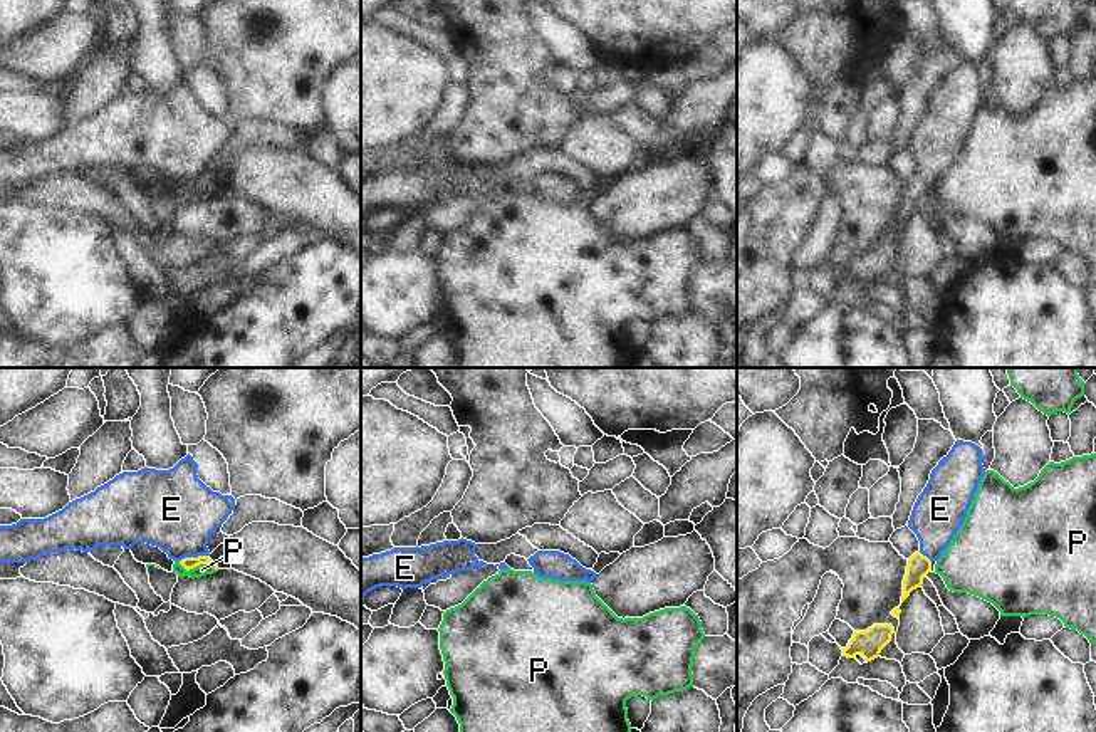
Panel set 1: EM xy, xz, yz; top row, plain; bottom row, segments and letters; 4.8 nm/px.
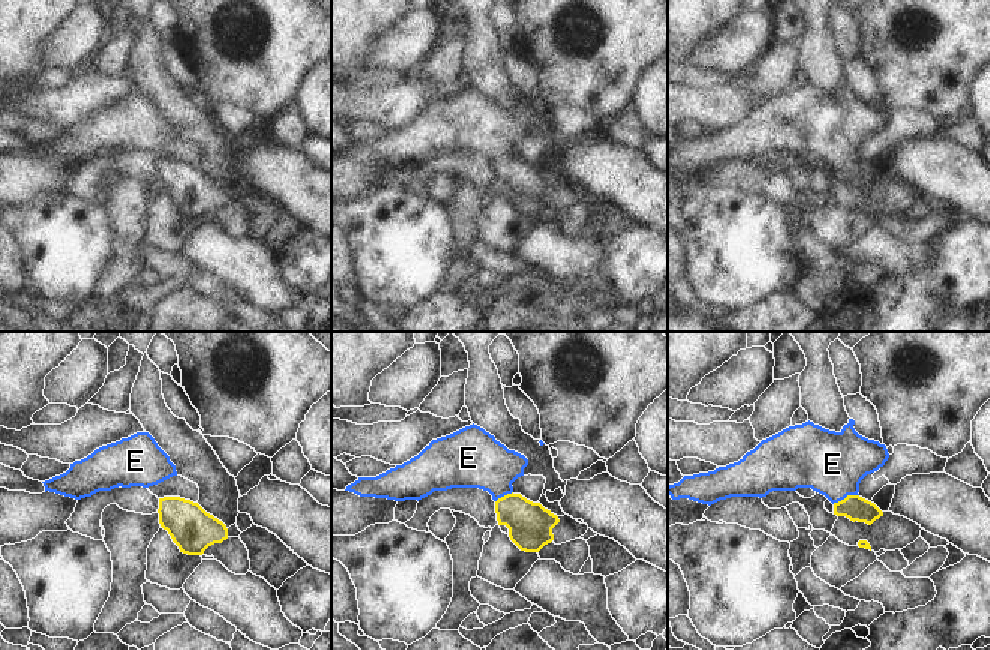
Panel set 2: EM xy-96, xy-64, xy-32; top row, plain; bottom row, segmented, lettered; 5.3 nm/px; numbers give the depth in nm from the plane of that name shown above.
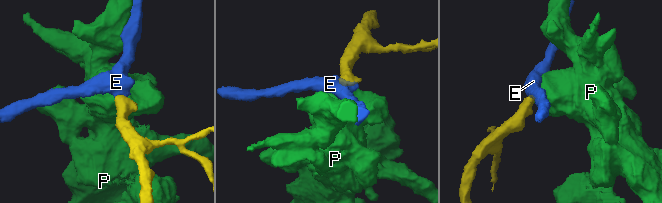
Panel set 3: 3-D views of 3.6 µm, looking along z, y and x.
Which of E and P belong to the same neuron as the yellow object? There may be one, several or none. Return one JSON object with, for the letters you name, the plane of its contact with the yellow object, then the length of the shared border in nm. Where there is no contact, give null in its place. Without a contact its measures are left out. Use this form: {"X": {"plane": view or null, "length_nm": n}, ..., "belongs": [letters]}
{"E": {"plane": "xy", "length_nm": 140}, "belongs": ["E"]}

